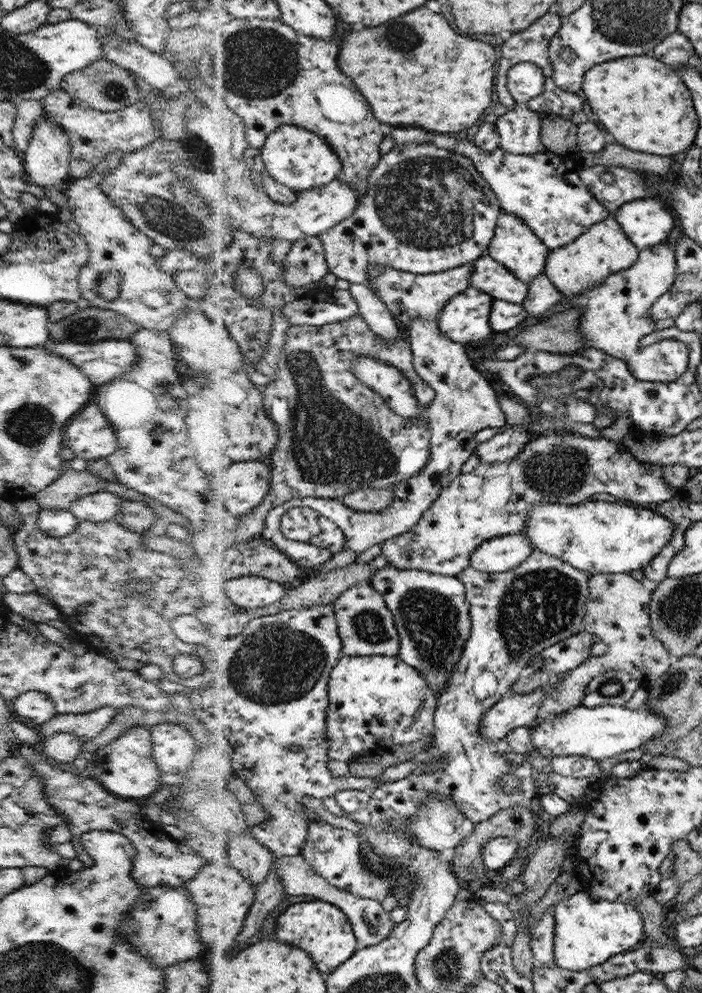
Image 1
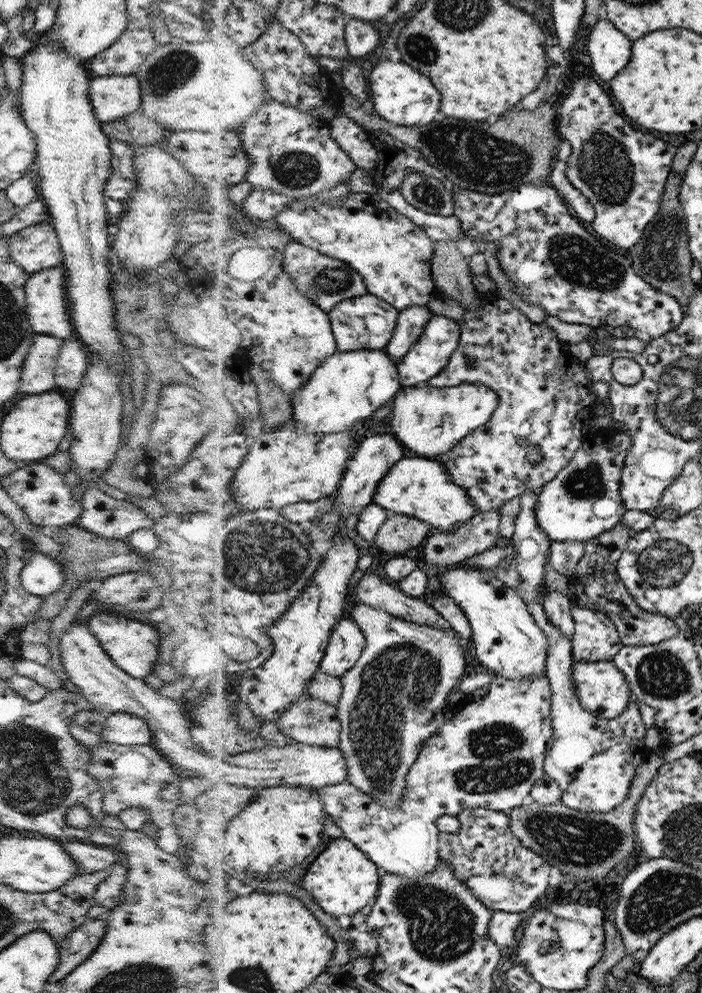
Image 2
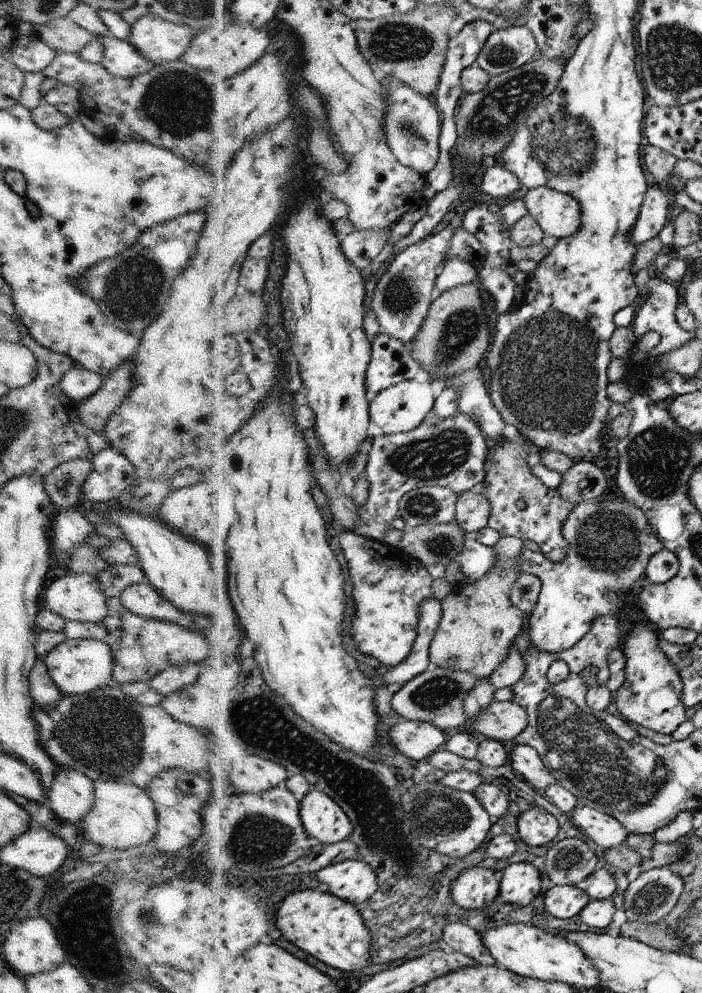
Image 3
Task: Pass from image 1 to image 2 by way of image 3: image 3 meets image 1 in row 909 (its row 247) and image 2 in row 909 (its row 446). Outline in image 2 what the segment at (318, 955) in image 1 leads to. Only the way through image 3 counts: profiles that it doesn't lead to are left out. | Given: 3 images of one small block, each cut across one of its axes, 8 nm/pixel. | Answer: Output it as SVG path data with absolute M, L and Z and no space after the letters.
M348 837L330 839L330 848L322 852L322 856L318 857L308 870L304 879L304 887L332 916L351 917L358 914L364 906L368 906L370 900L378 898L381 890L381 869Z

